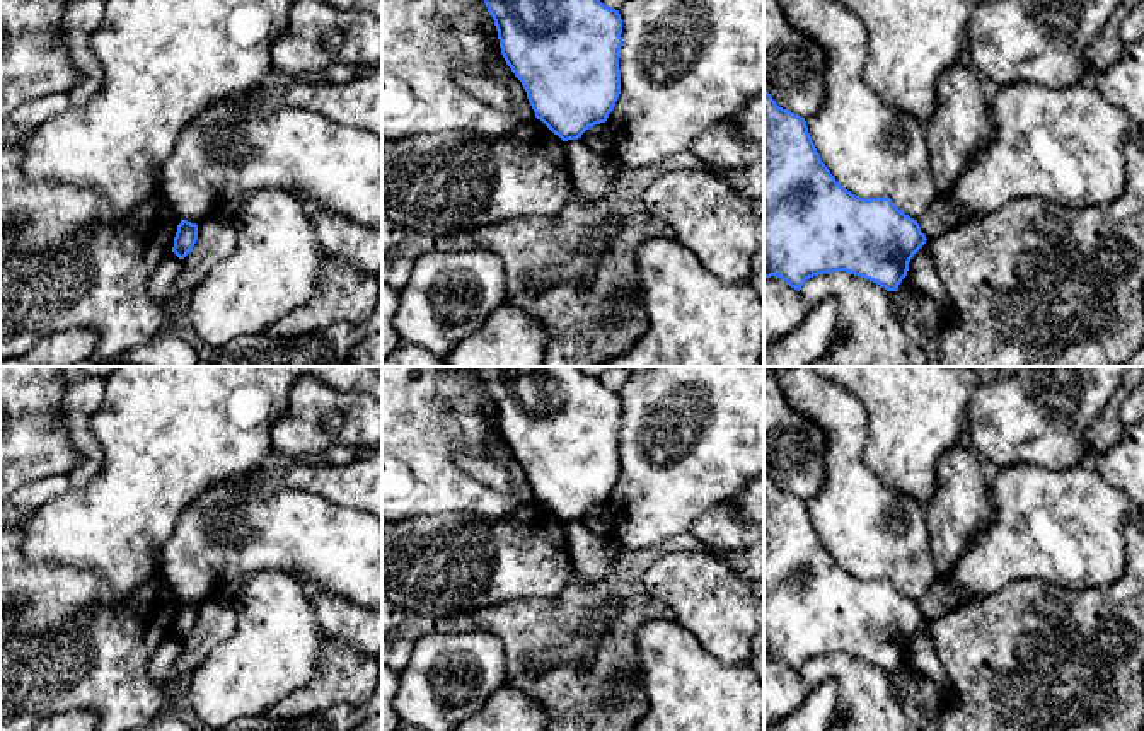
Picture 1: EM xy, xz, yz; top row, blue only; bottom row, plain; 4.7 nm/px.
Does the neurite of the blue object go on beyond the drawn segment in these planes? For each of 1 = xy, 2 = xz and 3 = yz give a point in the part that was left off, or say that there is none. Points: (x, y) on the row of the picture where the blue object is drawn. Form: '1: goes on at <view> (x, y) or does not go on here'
1: does not go on here
2: does not go on here
3: does not go on here

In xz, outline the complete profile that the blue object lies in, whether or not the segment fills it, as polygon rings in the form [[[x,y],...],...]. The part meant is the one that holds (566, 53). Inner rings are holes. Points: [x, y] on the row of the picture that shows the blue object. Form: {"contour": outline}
{"contour": [[[484,0],[501,55],[540,119],[563,141],[605,123],[621,94],[622,19],[600,0]]]}

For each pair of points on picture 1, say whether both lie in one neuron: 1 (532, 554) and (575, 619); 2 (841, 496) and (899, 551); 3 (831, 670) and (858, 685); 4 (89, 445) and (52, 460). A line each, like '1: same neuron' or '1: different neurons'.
1: different neurons
2: same neuron
3: same neuron
4: different neurons

